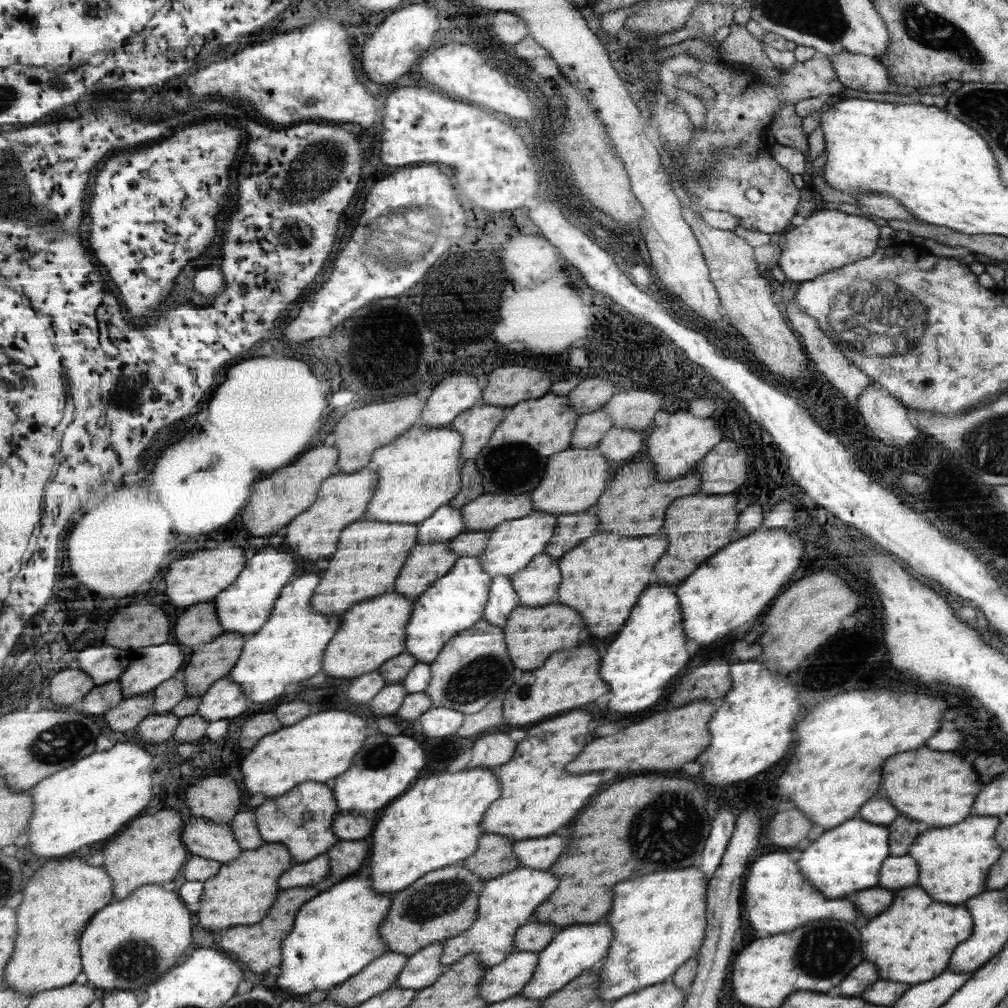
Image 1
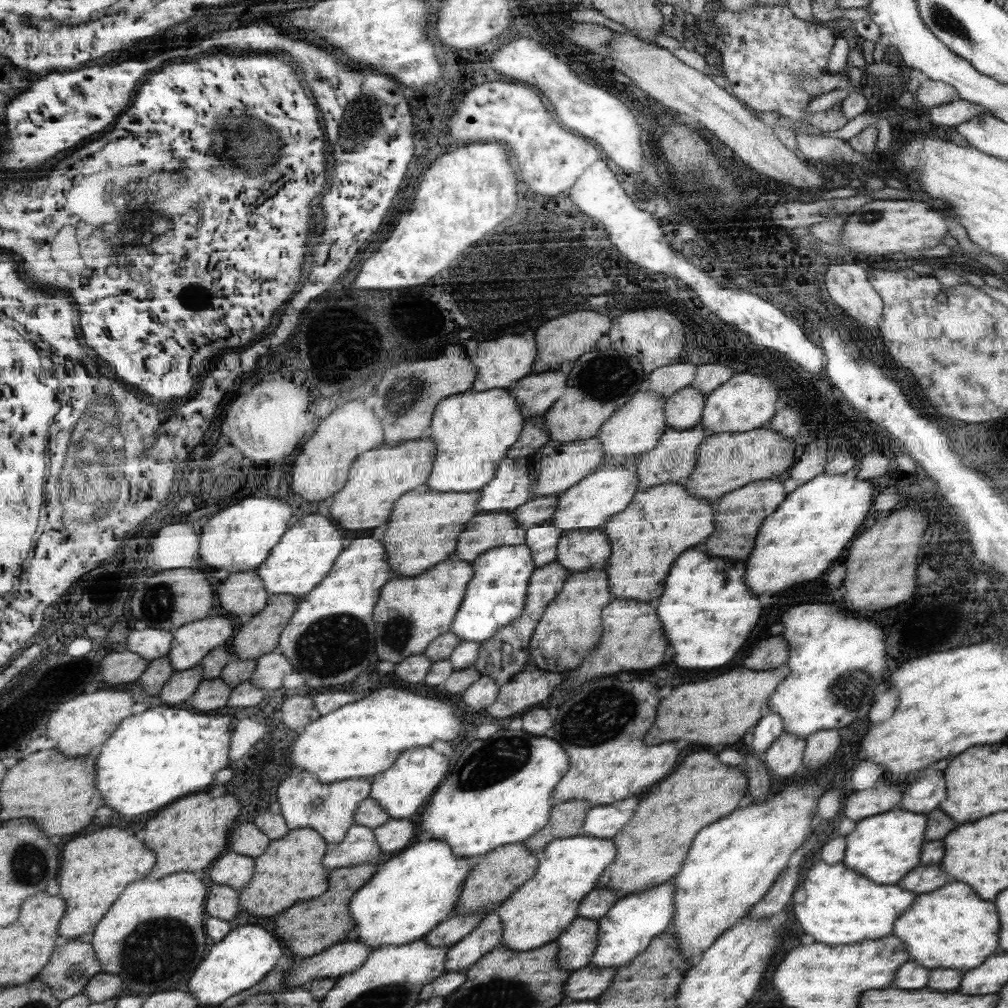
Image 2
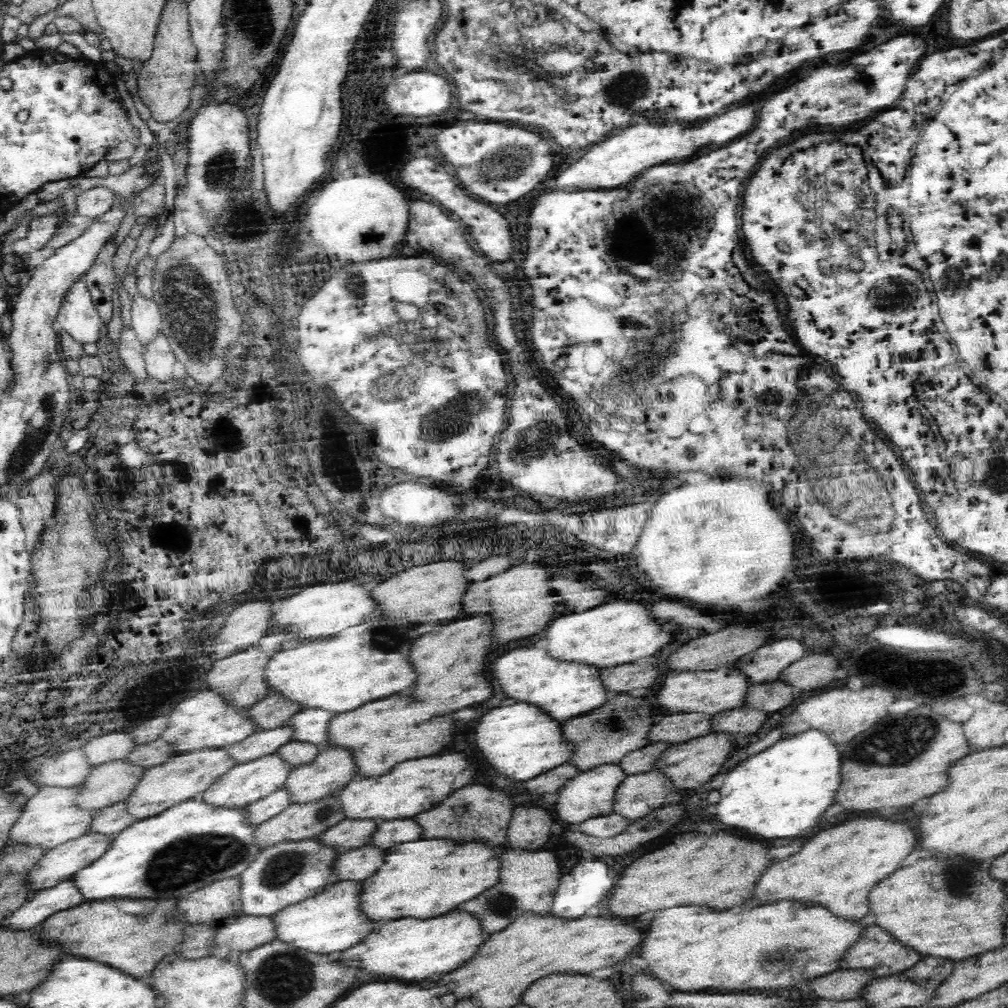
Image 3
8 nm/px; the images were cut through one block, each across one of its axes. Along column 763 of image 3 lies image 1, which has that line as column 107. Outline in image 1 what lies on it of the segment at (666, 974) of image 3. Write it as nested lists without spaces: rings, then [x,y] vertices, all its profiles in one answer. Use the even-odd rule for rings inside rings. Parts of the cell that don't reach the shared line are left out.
[[[146,885],[130,898],[106,906],[85,929],[86,934],[81,934],[81,962],[86,962],[90,985],[136,992],[176,966],[192,940],[192,914],[178,894],[166,892],[160,886]]]

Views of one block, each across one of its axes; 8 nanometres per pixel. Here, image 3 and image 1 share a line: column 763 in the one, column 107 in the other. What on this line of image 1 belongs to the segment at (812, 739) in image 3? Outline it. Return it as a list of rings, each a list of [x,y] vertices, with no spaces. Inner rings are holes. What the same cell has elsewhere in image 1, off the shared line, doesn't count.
[[[132,740],[116,743],[110,750],[94,752],[89,757],[78,761],[78,766],[70,766],[50,778],[44,778],[38,782],[34,790],[30,790],[30,796],[34,798],[35,812],[28,828],[27,847],[38,858],[64,858],[80,848],[88,848],[90,844],[96,844],[100,840],[116,836],[128,820],[138,816],[140,810],[152,800],[152,756],[132,744]]]

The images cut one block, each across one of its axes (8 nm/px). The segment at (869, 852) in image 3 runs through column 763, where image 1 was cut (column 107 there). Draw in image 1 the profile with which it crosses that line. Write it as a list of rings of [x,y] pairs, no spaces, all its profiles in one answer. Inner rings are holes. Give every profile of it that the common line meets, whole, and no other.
[[[78,858],[68,860],[50,860],[46,862],[22,890],[24,900],[18,906],[18,922],[22,922],[22,934],[18,934],[18,950],[6,972],[6,984],[16,988],[20,994],[32,996],[46,990],[64,988],[72,985],[76,976],[82,972],[81,934],[90,919],[98,910],[106,908],[112,900],[112,880],[106,870],[90,866]]]

